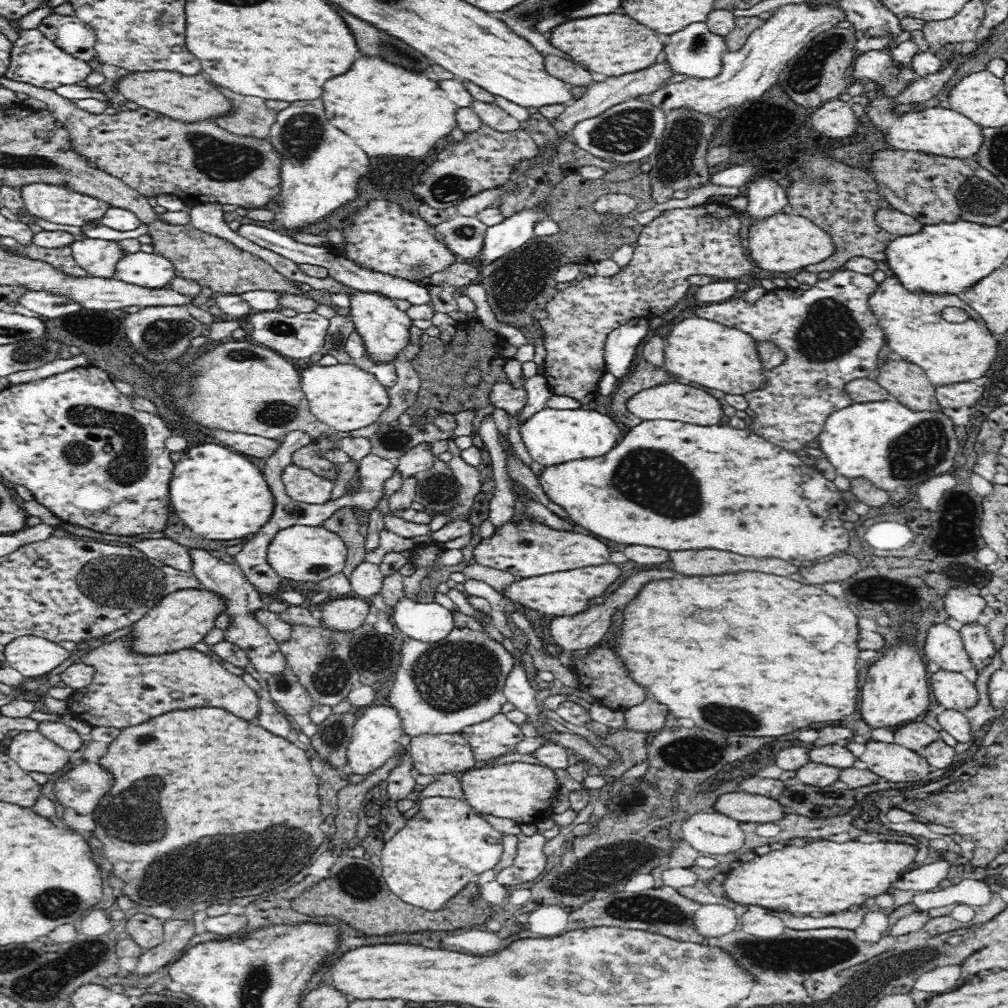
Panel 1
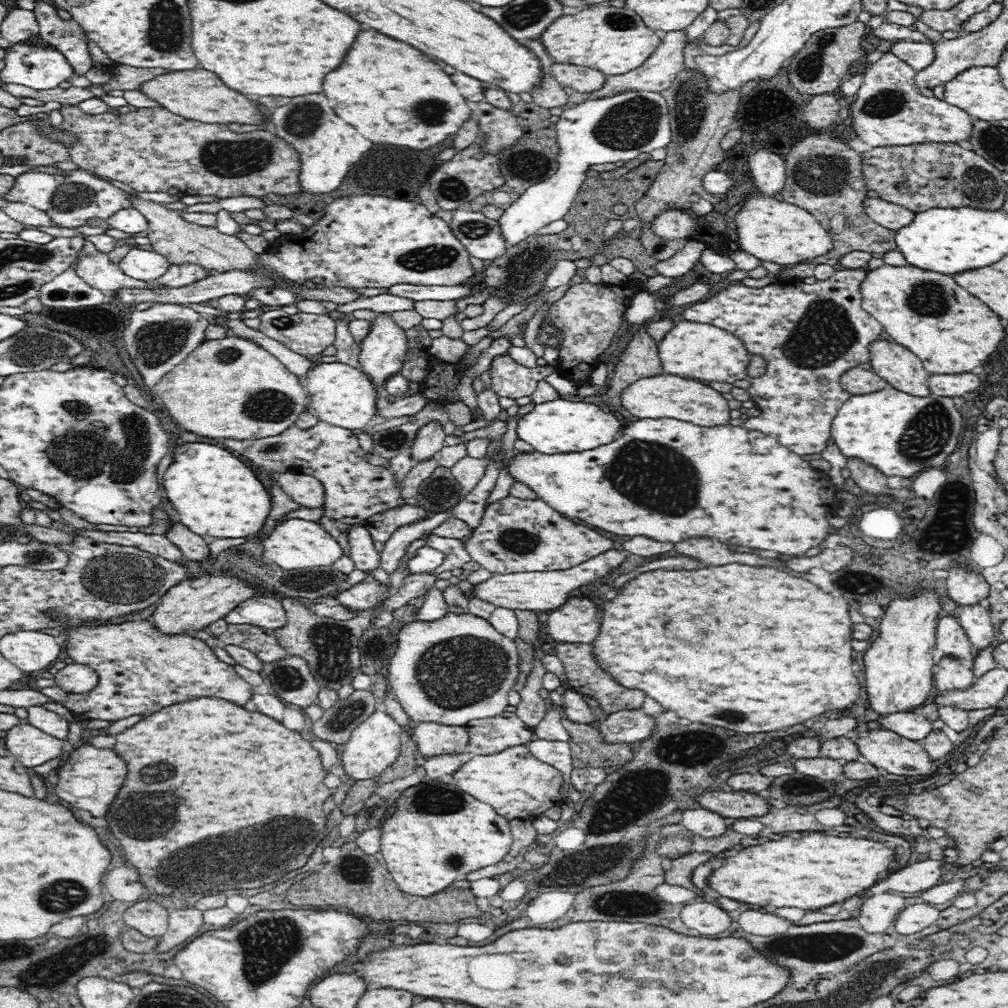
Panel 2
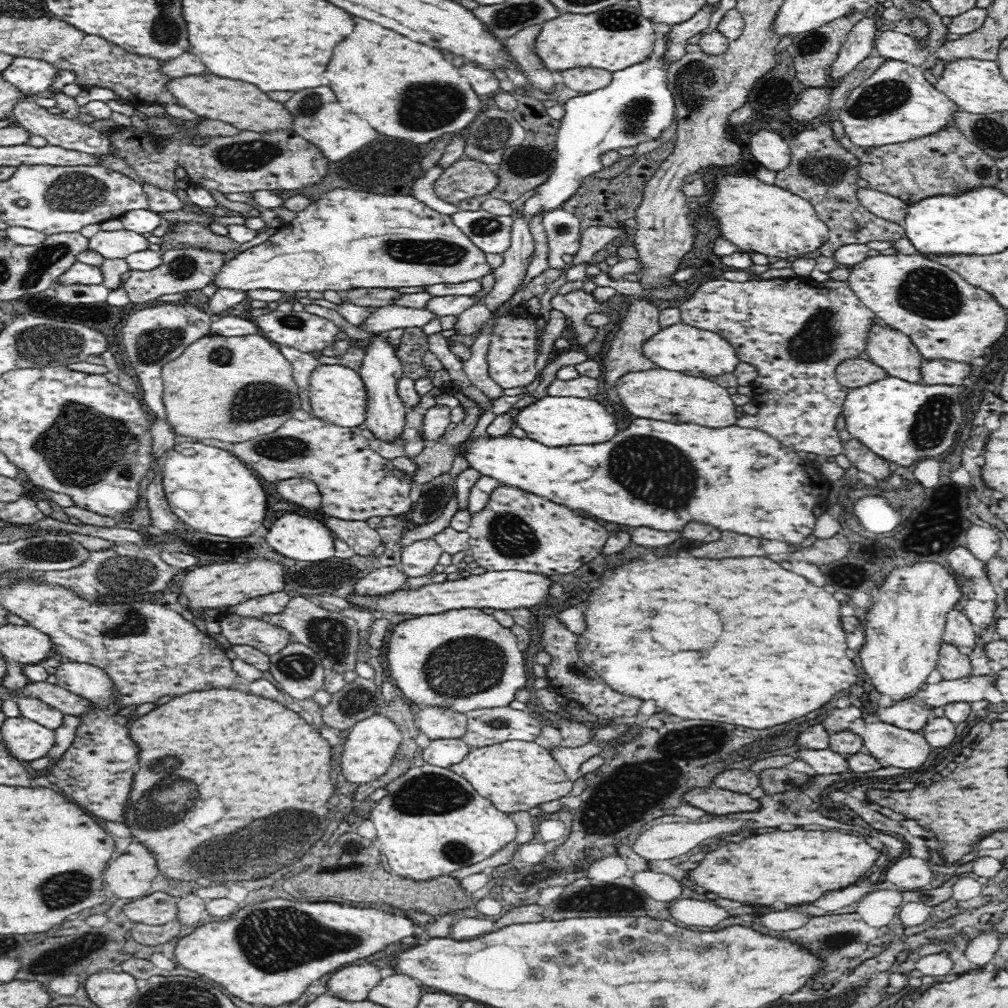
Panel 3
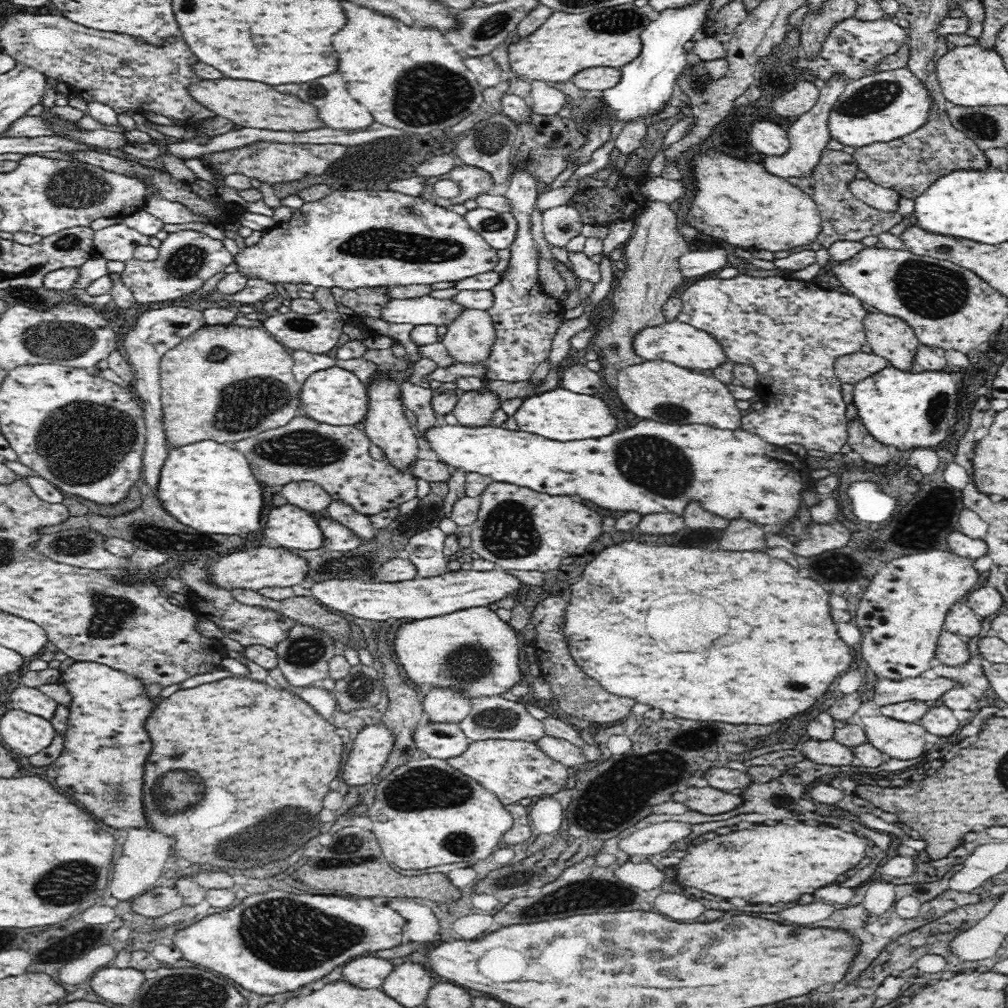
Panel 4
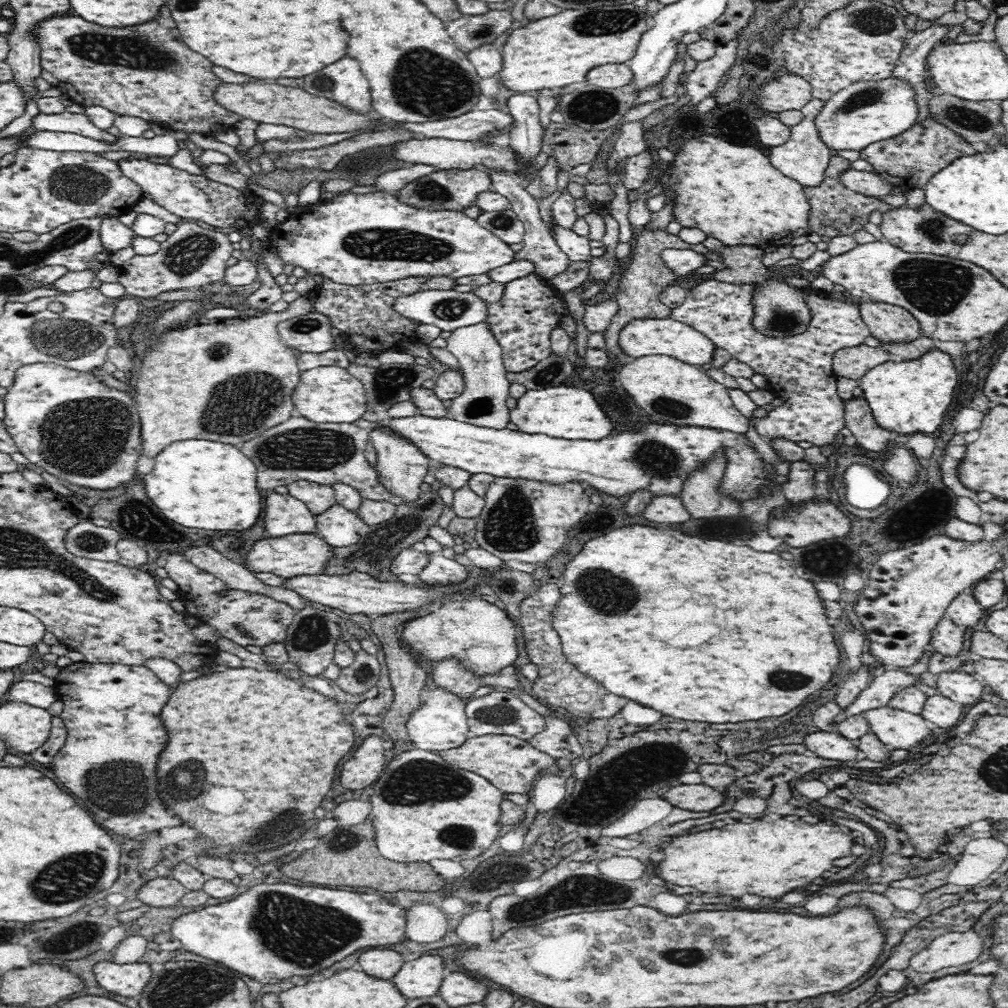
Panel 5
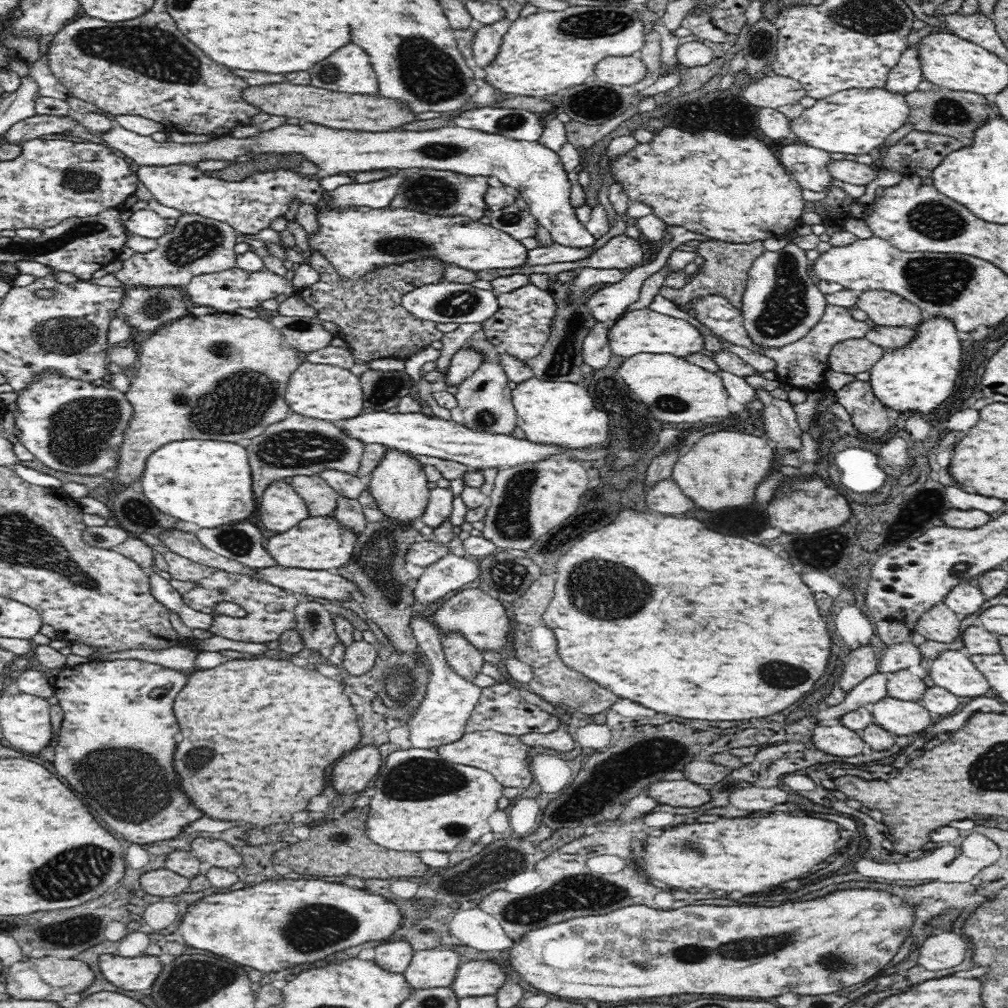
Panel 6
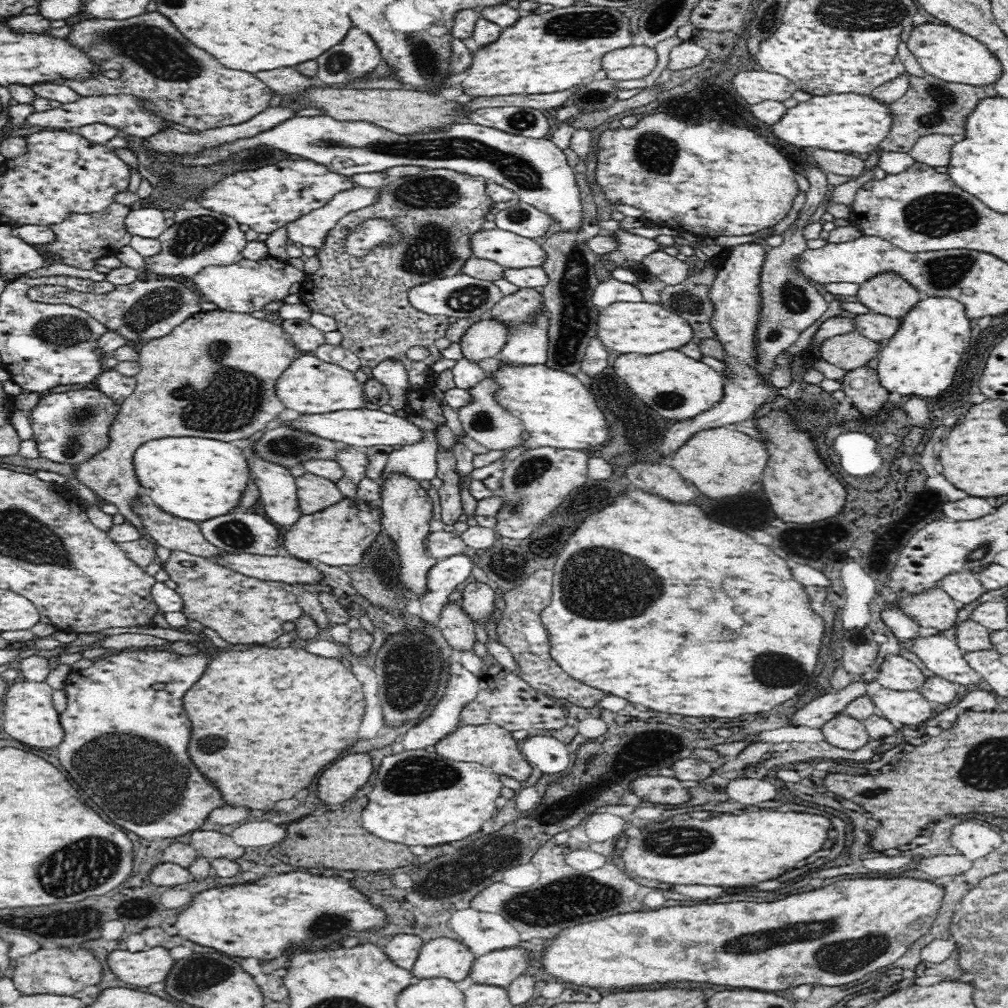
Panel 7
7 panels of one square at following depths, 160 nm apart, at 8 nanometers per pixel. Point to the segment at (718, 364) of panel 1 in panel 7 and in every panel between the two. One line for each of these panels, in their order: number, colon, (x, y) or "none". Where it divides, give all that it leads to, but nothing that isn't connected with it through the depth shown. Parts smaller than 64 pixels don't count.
2: (698, 351)
3: (680, 347)
4: (675, 341)
5: (640, 337)
6: (636, 331)
7: (628, 327)

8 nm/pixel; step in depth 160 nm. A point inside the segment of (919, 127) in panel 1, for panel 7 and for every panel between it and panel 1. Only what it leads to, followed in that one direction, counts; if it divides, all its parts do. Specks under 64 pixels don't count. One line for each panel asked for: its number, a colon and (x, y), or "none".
2: (889, 111)
3: (896, 103)
4: (880, 108)
5: (865, 112)
6: (855, 121)
7: (849, 122)

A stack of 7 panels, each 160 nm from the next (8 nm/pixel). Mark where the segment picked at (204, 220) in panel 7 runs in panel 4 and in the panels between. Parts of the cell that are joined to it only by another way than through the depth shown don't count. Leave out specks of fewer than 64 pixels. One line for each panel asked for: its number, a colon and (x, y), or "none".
4: (187, 258)
5: (192, 256)
6: (198, 245)

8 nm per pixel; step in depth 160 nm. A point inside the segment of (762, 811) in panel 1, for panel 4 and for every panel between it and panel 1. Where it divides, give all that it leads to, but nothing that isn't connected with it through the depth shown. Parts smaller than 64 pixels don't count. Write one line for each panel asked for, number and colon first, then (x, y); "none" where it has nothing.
2: (731, 804)
3: (720, 801)
4: (709, 800)

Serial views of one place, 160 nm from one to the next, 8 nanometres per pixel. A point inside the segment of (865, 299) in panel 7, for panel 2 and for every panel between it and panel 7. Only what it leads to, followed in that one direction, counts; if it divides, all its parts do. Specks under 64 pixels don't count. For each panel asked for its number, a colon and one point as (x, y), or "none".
2: (901, 368)
3: (894, 351)
4: (892, 337)
5: (888, 322)
6: (885, 307)

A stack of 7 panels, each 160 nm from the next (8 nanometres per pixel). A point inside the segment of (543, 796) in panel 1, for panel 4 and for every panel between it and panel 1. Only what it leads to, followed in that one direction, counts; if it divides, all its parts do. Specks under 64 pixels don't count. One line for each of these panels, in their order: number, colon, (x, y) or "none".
2: (519, 786)
3: (515, 775)
4: (511, 769)

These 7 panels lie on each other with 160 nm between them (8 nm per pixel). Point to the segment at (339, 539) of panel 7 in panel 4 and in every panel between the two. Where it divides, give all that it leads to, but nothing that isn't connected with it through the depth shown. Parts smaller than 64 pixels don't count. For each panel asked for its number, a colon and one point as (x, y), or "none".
4: (260, 567)
5: (305, 553)
6: (318, 543)

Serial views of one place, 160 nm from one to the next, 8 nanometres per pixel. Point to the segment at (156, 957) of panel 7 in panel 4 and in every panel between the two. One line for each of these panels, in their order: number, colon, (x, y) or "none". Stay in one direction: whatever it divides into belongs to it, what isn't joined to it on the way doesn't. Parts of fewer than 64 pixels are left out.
4: (116, 985)
5: (129, 980)
6: (139, 973)

